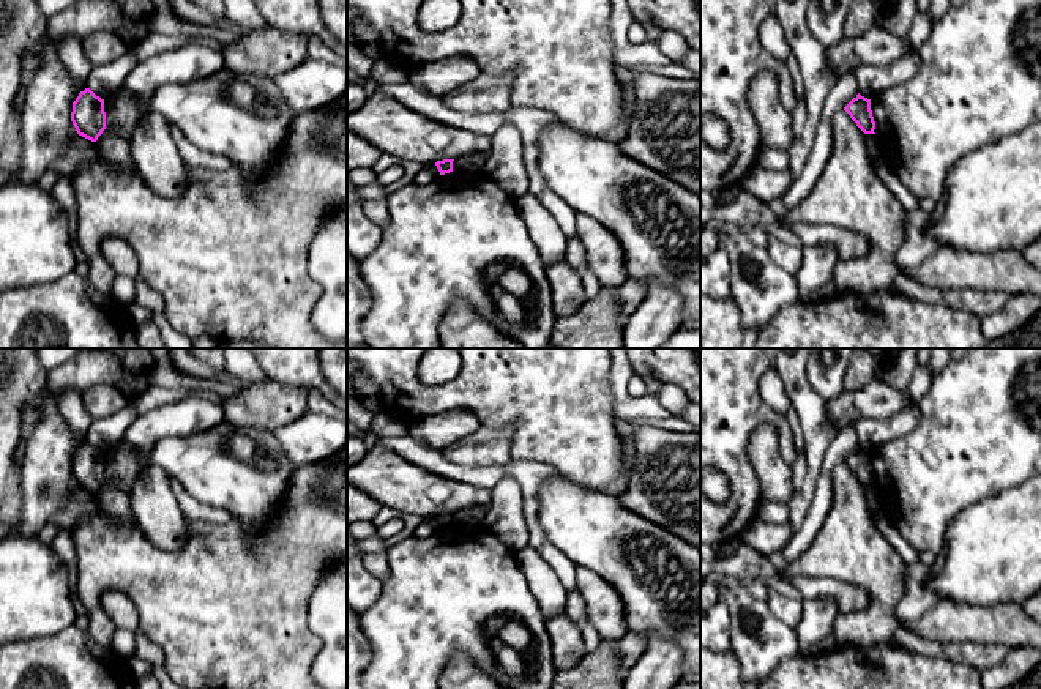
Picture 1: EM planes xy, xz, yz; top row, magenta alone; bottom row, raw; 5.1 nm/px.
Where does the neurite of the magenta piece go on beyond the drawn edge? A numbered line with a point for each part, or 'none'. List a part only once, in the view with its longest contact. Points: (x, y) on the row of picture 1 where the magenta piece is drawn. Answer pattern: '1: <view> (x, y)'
none

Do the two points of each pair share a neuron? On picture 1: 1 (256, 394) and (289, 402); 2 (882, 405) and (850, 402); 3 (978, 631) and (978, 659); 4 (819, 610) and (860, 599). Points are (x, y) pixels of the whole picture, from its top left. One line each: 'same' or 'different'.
1: same
2: same
3: different
4: different

